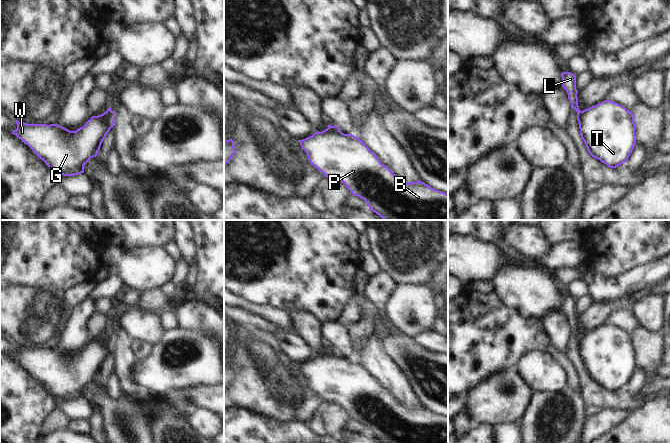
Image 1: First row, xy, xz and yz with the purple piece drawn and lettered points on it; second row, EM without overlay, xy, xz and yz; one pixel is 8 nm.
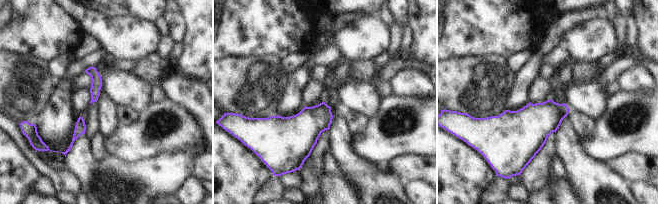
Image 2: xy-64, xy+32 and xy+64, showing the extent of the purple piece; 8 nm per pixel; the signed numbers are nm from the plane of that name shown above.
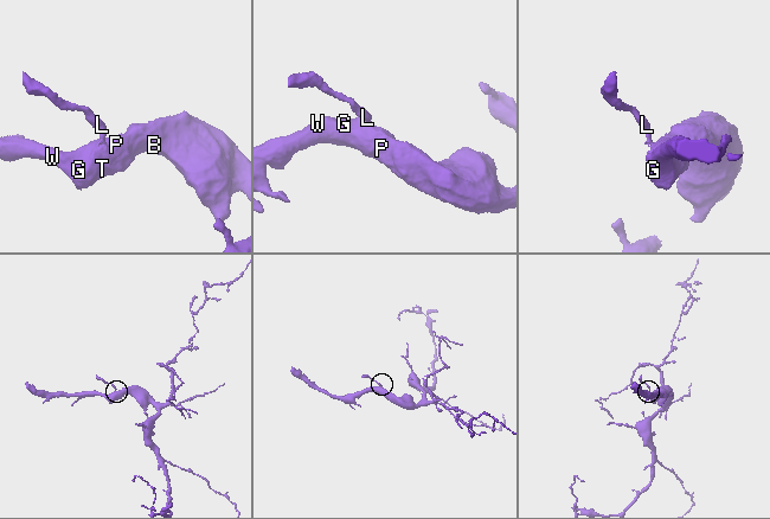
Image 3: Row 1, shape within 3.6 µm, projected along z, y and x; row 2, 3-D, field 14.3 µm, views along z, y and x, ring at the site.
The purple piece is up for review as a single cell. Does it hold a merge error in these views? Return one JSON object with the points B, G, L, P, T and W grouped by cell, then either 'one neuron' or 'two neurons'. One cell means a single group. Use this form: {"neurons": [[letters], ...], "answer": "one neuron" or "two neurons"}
{"neurons": [["B", "G", "P", "T", "W"], ["L"]], "answer": "two neurons"}

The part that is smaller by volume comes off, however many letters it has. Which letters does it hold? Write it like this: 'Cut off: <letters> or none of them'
Cut off: L

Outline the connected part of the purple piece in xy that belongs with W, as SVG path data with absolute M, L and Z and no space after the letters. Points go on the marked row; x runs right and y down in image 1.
M107 112L92 116L83 127L76 131L70 131L58 124L27 124L16 120L17 129L12 133L27 144L54 173L74 176L84 173L85 164L97 156L107 133L113 128L114 124L107 122L107 116Z

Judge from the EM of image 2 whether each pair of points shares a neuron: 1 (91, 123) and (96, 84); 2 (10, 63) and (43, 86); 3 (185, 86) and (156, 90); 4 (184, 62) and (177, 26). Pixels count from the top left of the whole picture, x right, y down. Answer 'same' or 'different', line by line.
1: same
2: same
3: different
4: different

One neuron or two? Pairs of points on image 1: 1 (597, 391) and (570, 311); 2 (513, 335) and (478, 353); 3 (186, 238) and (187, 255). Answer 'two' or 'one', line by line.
1: one
2: one
3: one

